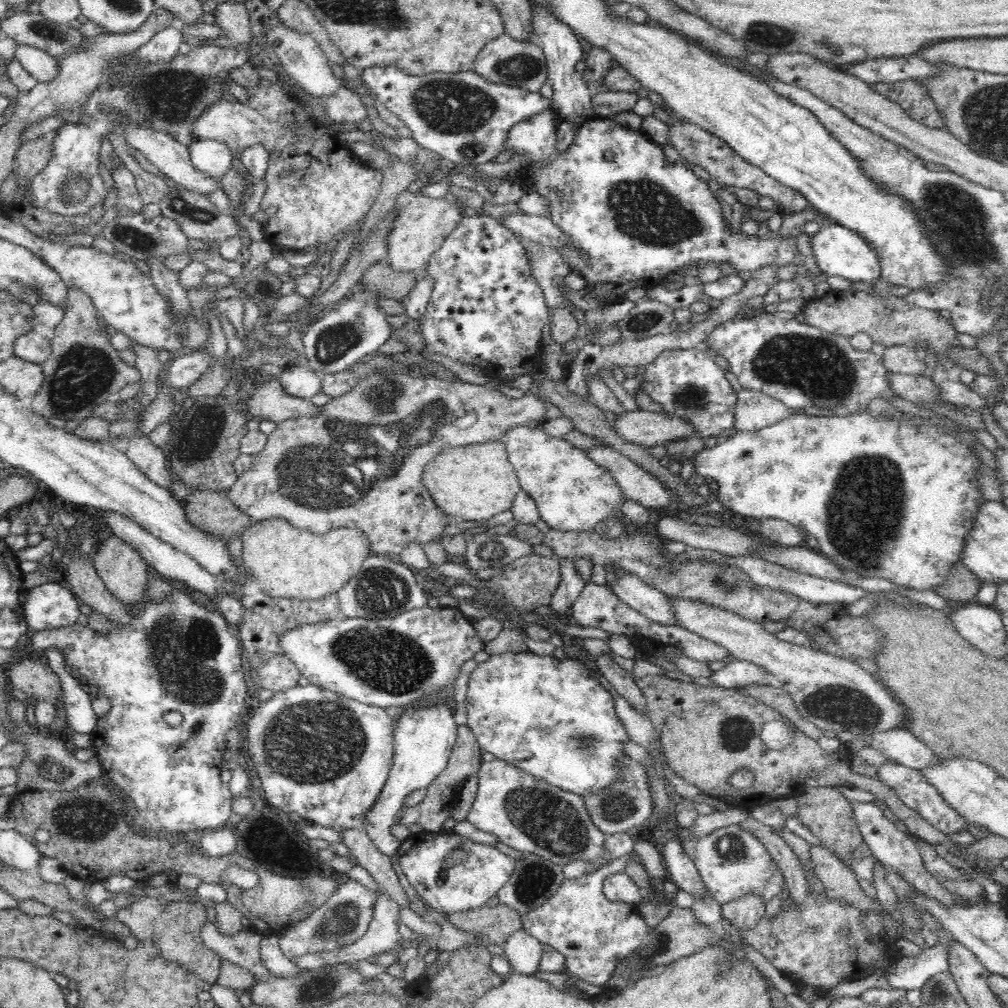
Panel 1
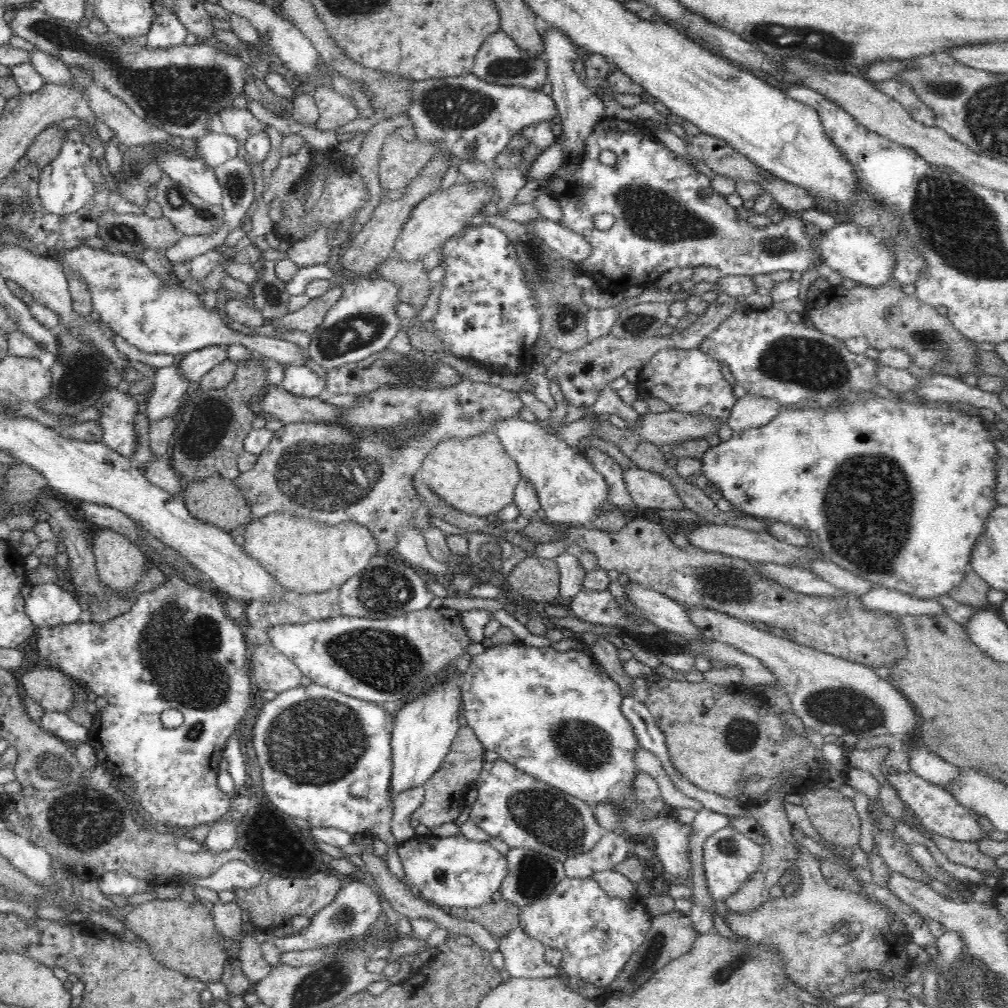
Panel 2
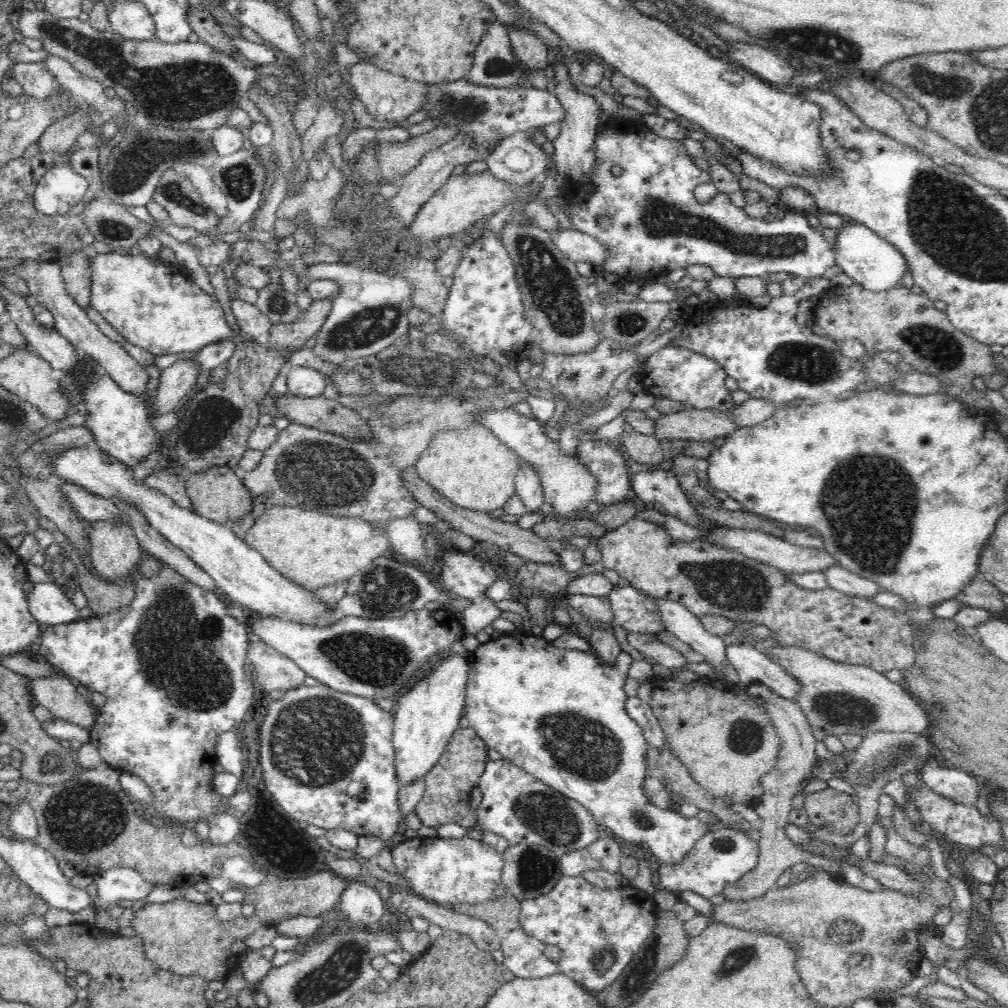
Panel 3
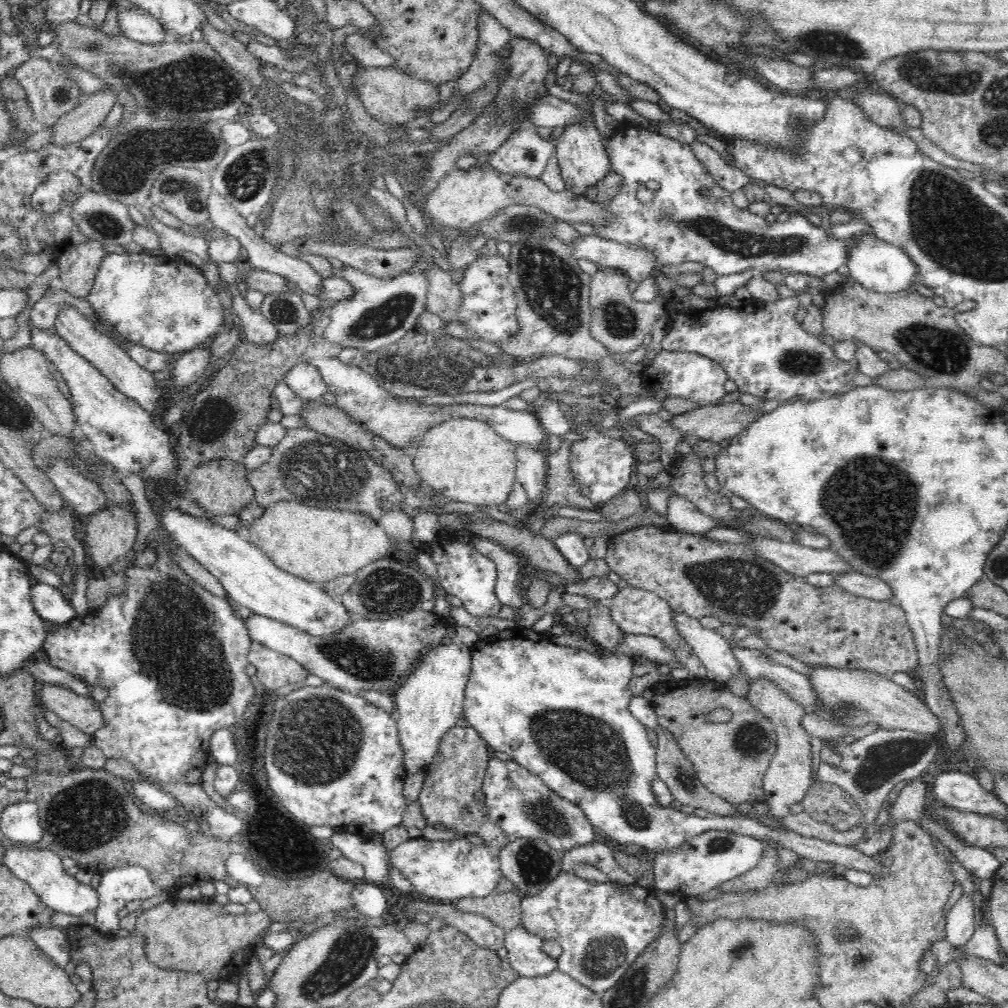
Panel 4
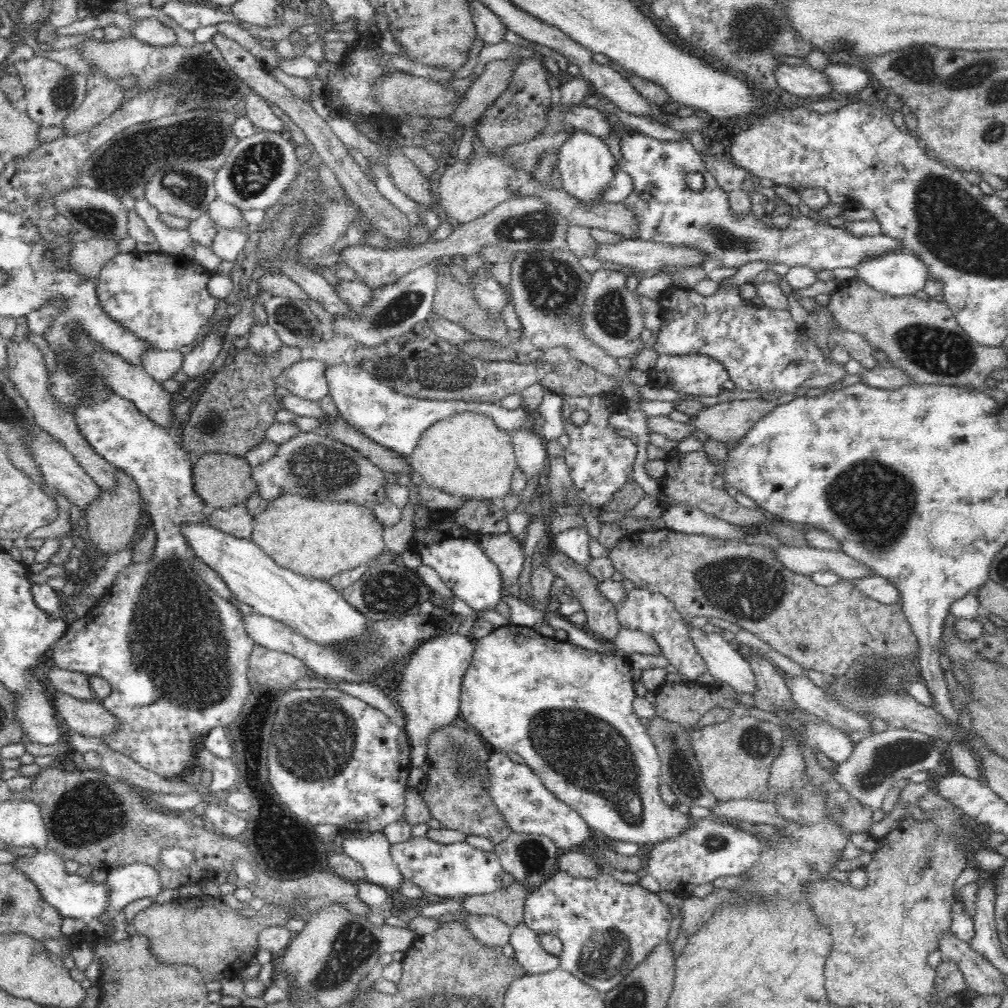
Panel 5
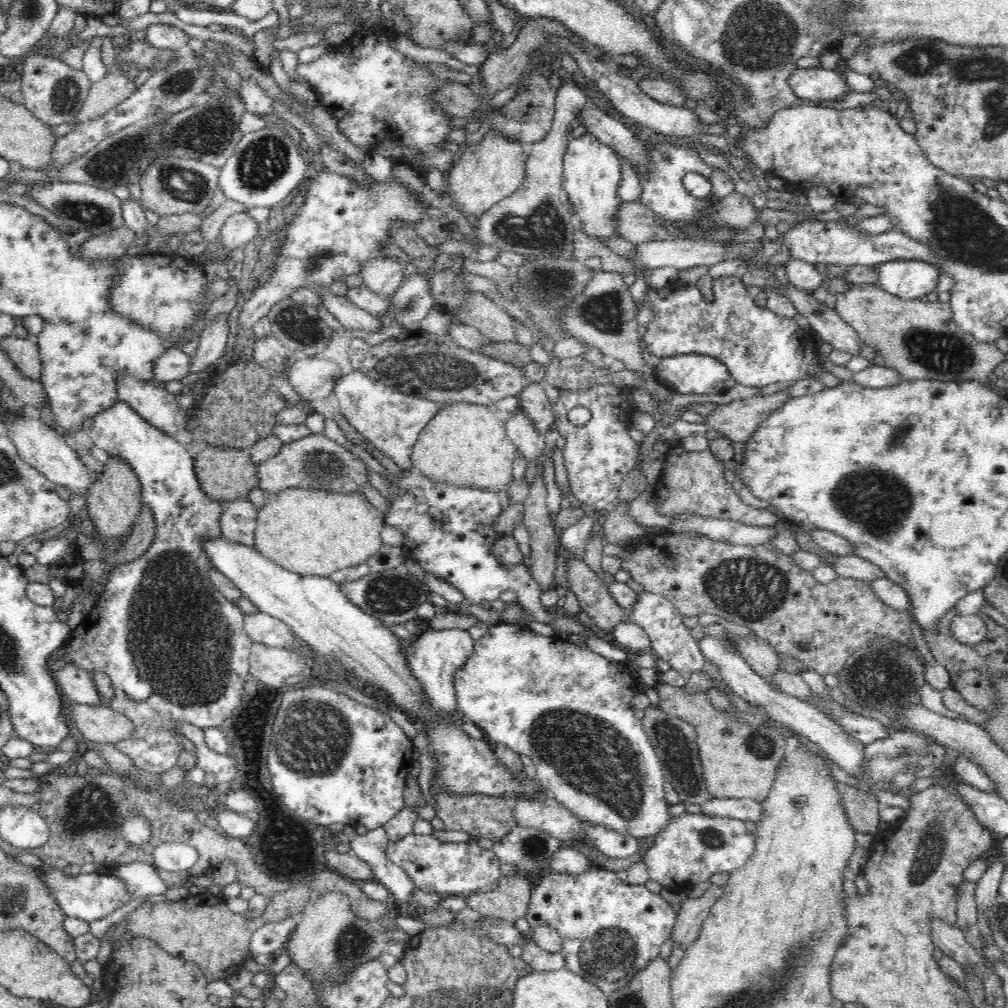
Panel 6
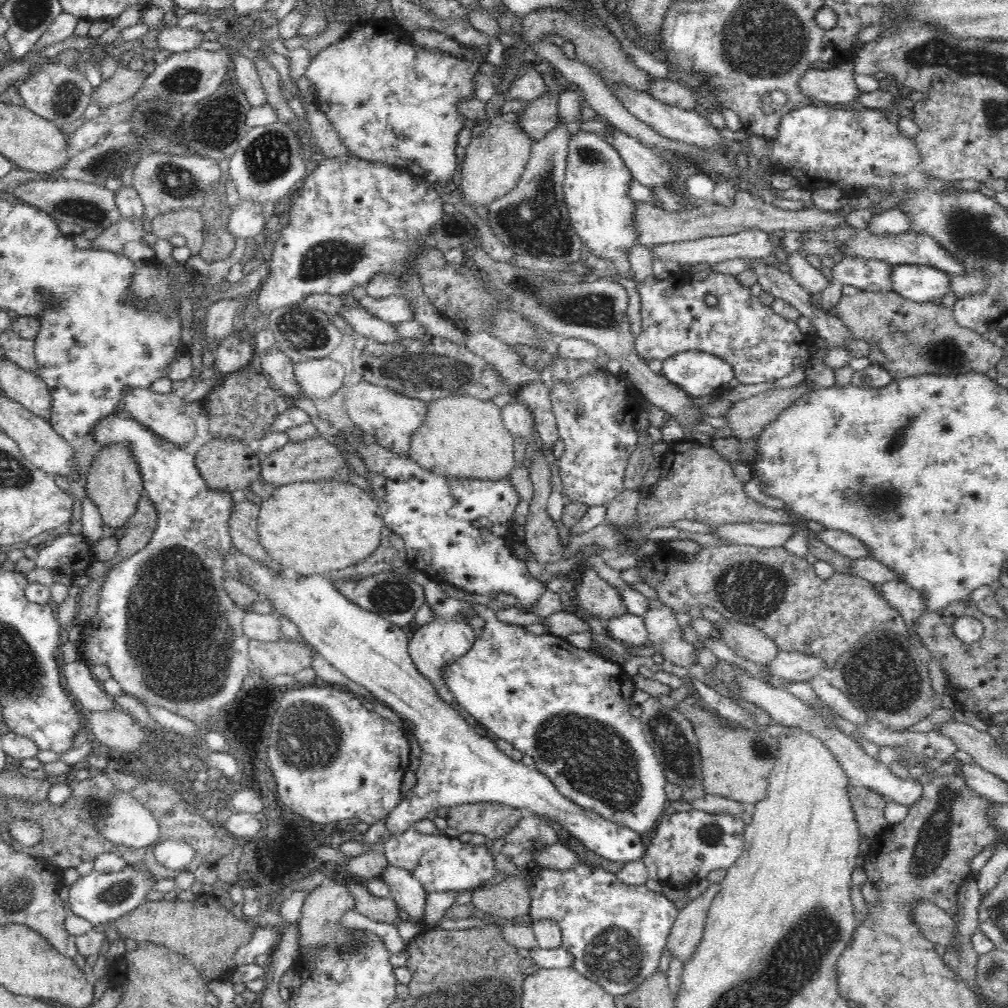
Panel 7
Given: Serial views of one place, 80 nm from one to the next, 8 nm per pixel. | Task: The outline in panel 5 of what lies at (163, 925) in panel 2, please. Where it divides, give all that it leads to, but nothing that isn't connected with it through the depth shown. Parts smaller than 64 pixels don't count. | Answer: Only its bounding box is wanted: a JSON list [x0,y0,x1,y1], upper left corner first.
[133,895,289,980]

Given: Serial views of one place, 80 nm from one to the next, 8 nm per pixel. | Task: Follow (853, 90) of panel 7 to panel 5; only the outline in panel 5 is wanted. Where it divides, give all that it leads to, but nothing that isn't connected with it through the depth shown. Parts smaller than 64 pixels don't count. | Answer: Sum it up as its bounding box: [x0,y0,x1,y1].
[772,63,833,99]

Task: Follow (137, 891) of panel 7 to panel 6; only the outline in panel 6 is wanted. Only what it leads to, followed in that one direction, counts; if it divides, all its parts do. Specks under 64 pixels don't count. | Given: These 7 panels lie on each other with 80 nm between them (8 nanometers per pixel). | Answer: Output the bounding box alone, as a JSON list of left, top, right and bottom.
[35,862,128,922]

